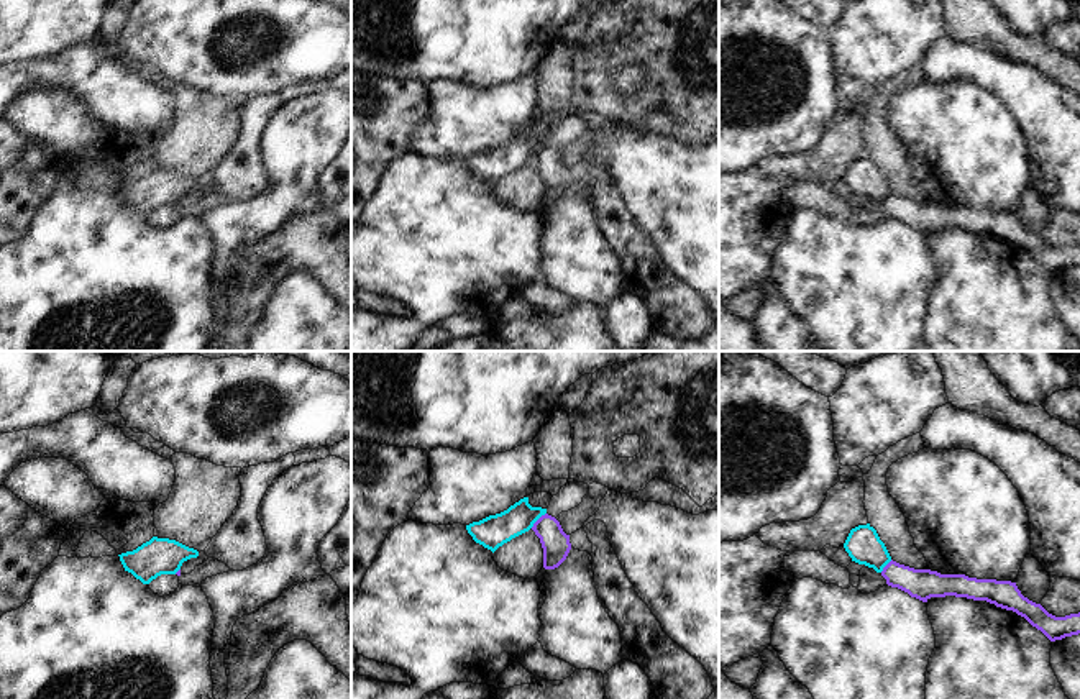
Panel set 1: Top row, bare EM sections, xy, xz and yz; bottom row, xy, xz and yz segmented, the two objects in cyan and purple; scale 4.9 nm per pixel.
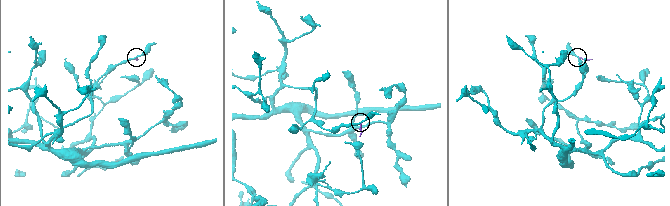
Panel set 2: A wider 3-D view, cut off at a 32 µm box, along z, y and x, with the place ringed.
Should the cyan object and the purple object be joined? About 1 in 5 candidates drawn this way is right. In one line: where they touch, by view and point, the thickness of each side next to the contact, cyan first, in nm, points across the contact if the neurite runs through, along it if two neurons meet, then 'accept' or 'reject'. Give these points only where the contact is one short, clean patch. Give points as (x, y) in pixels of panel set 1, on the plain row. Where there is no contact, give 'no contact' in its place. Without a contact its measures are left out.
meets cyan in xz at (537, 151); 160 nm thick on the cyan side, 140 nm on the other; border along xz (545, 145), (530, 159); reject

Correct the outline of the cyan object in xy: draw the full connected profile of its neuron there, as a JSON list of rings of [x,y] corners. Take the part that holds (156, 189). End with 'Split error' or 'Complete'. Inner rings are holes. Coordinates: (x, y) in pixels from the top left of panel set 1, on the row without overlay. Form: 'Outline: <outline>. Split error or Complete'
Outline: [[[153,169],[136,182],[118,189],[125,203],[149,217],[161,207],[176,207],[182,195],[197,190],[199,184],[176,172]]]. Complete.

